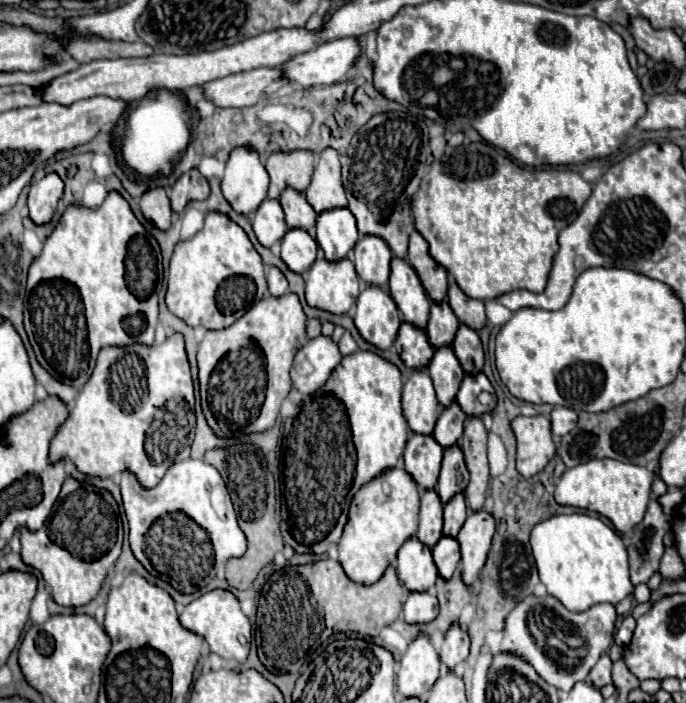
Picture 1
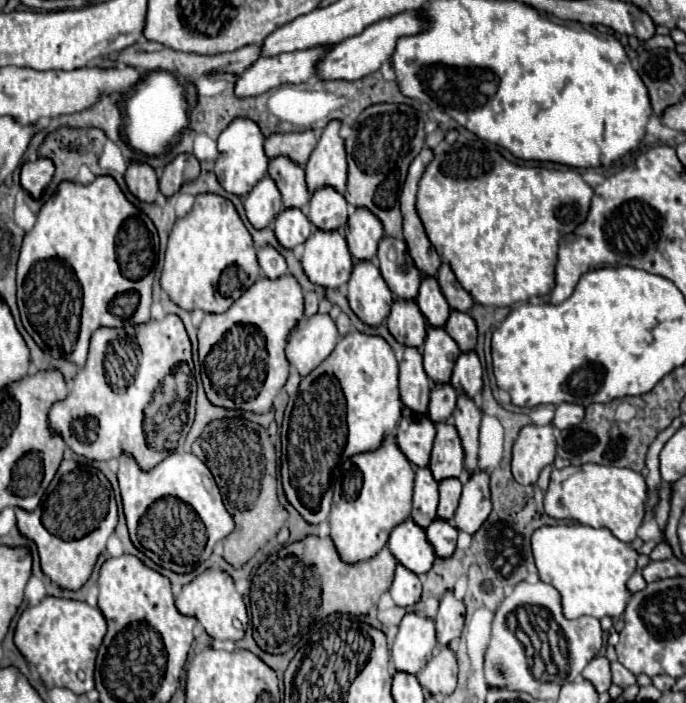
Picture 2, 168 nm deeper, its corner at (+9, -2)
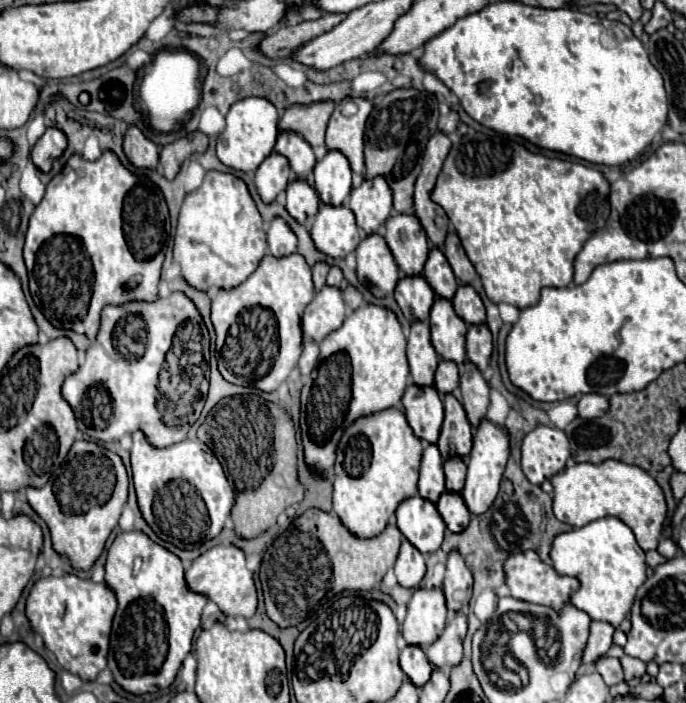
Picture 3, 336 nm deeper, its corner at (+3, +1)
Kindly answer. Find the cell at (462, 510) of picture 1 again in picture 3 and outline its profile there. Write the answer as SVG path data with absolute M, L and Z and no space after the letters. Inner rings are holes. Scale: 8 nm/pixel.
M447 460L445 462L445 478L447 478L447 492L461 492L465 486L465 474L467 474L467 464L463 460Z

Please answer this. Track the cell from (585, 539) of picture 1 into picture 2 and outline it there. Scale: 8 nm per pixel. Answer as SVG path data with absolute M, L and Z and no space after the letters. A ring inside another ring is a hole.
M575 523L537 529L531 537L531 547L539 577L559 591L563 615L567 619L577 619L583 615L591 615L595 619L619 619L623 615L631 597L627 581L637 571L637 551L631 545L619 541L605 527L595 529Z

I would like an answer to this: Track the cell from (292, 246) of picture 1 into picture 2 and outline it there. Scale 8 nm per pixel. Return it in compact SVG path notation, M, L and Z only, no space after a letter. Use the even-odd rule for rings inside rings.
M289 207L275 217L275 235L279 243L287 249L293 249L295 245L305 243L311 231L313 231L313 225L301 209Z

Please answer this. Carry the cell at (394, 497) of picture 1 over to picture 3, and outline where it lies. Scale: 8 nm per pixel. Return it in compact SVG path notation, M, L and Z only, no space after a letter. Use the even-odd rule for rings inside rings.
M389 408L389 412L377 412L377 416L357 420L357 424L345 430L337 446L337 462L333 468L333 510L351 534L357 538L379 536L387 528L397 506L405 498L417 494L421 452L423 444L413 436L399 408Z

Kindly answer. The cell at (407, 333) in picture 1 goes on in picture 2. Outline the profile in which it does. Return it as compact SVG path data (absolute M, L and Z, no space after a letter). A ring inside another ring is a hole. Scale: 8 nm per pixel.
M395 299L387 317L387 327L399 343L411 347L421 347L427 335L427 321L415 299Z

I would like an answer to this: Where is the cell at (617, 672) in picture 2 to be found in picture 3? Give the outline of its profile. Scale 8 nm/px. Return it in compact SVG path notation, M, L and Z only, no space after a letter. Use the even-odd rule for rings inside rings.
M623 656L621 658L621 666L625 670L625 680L633 680L633 678L641 678L645 674L645 662L631 658L631 656Z

